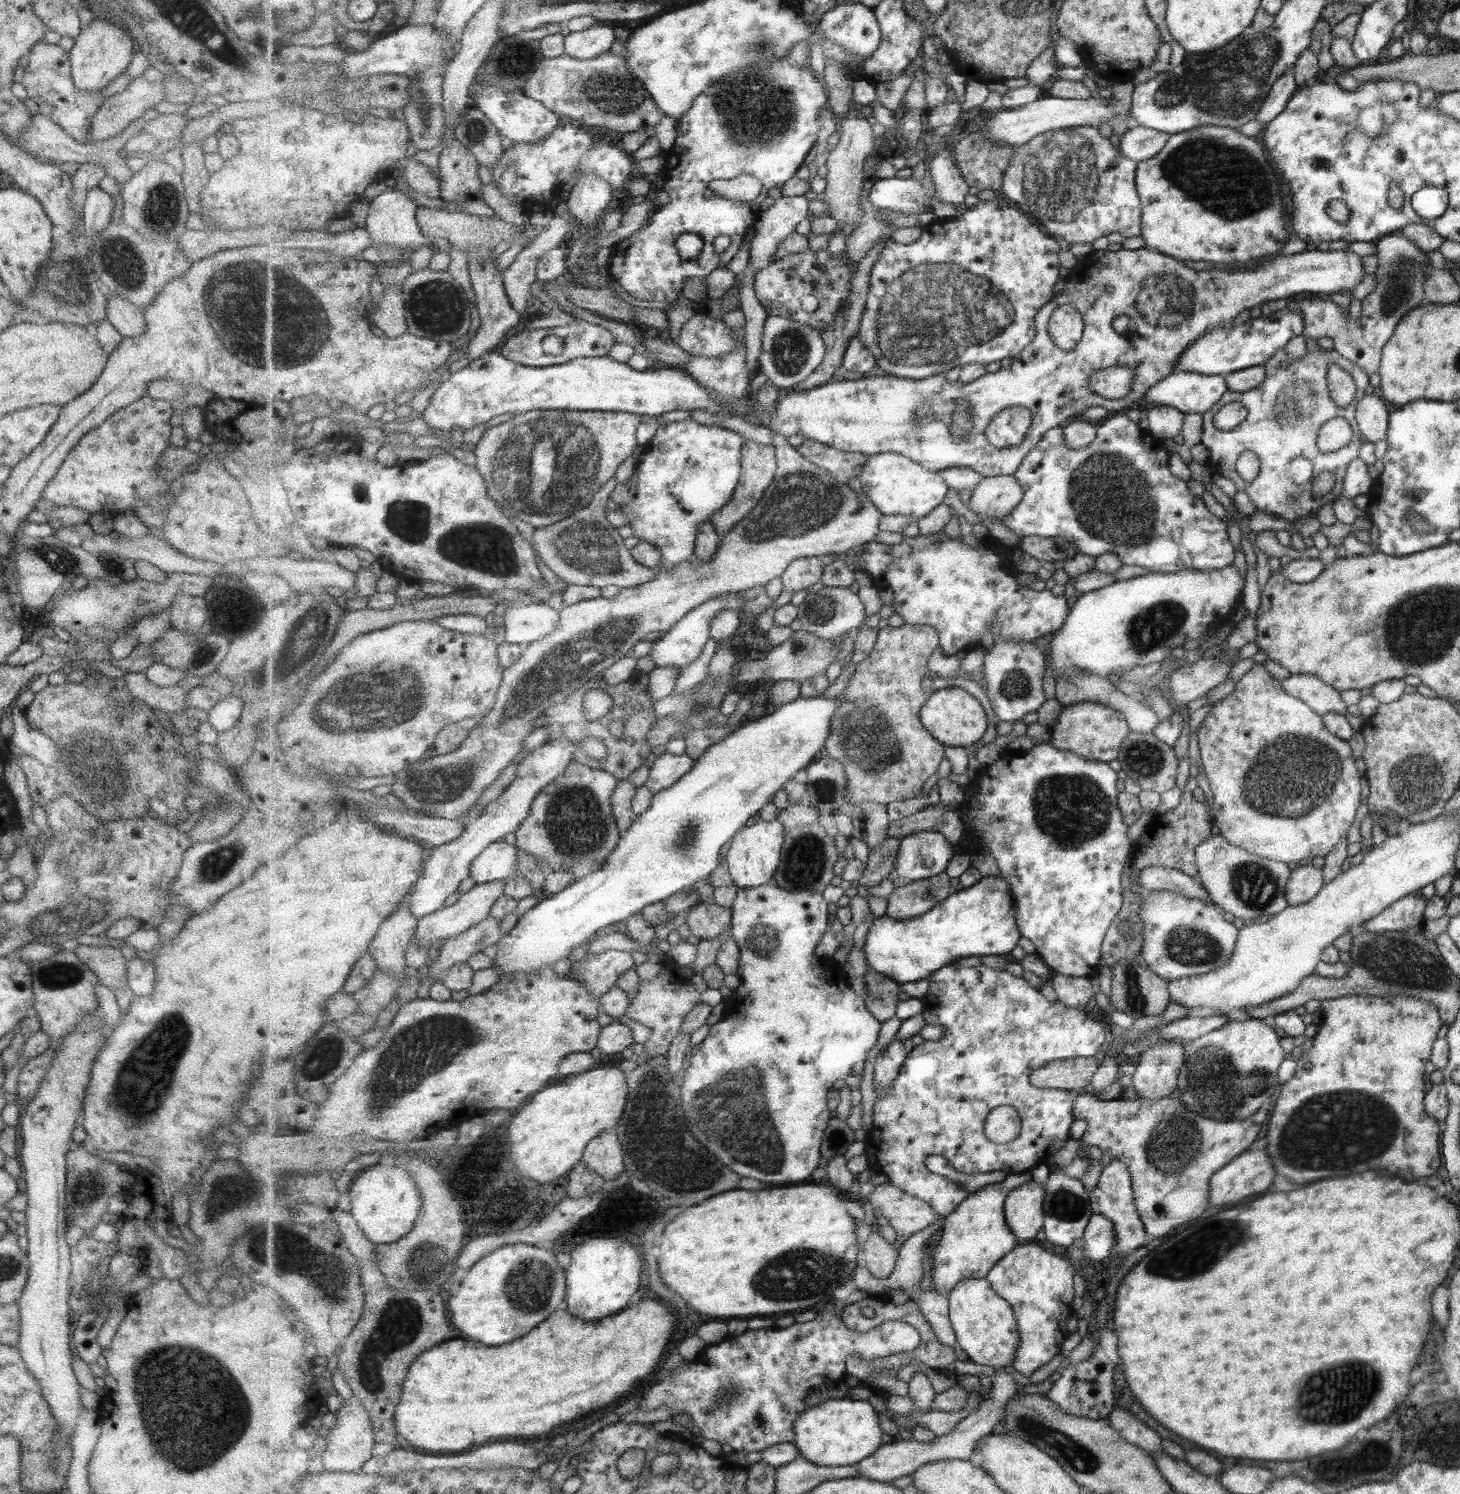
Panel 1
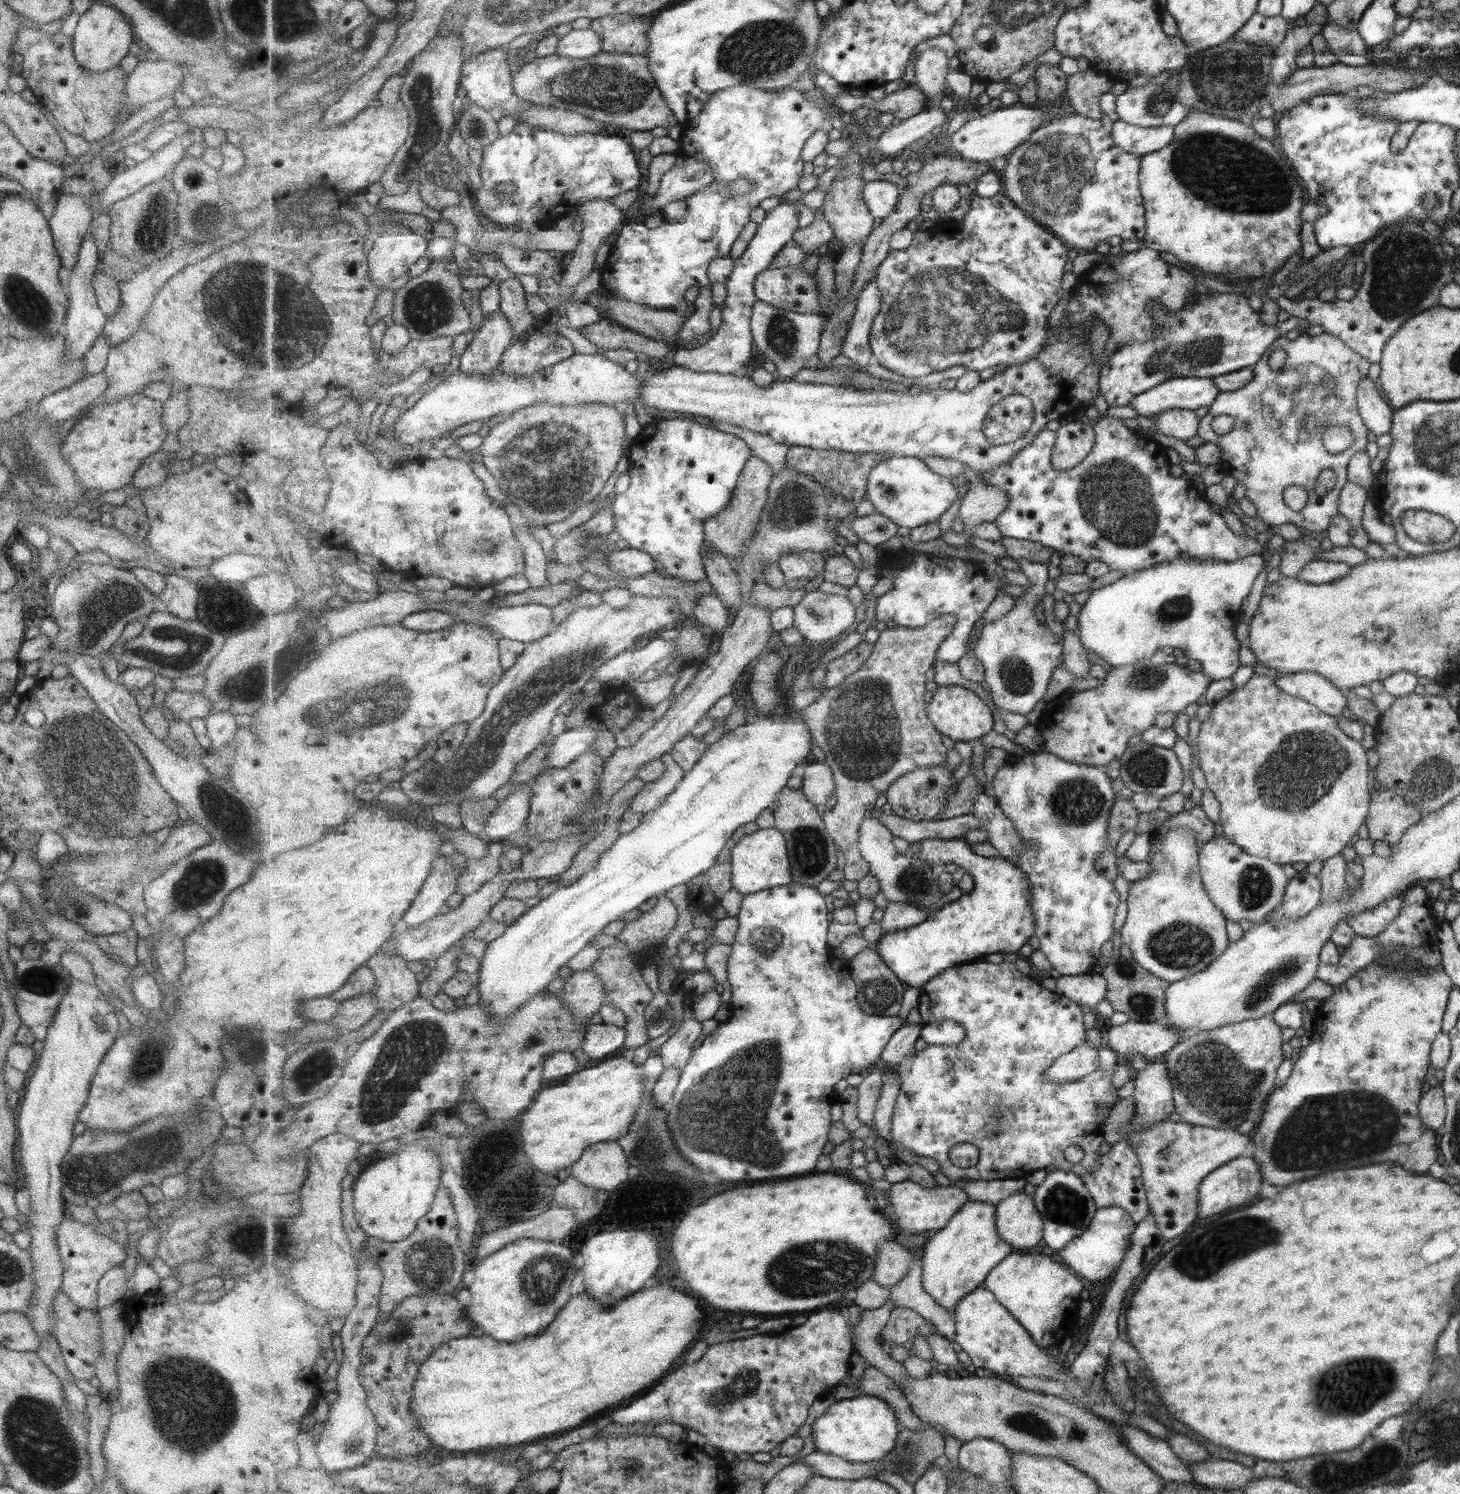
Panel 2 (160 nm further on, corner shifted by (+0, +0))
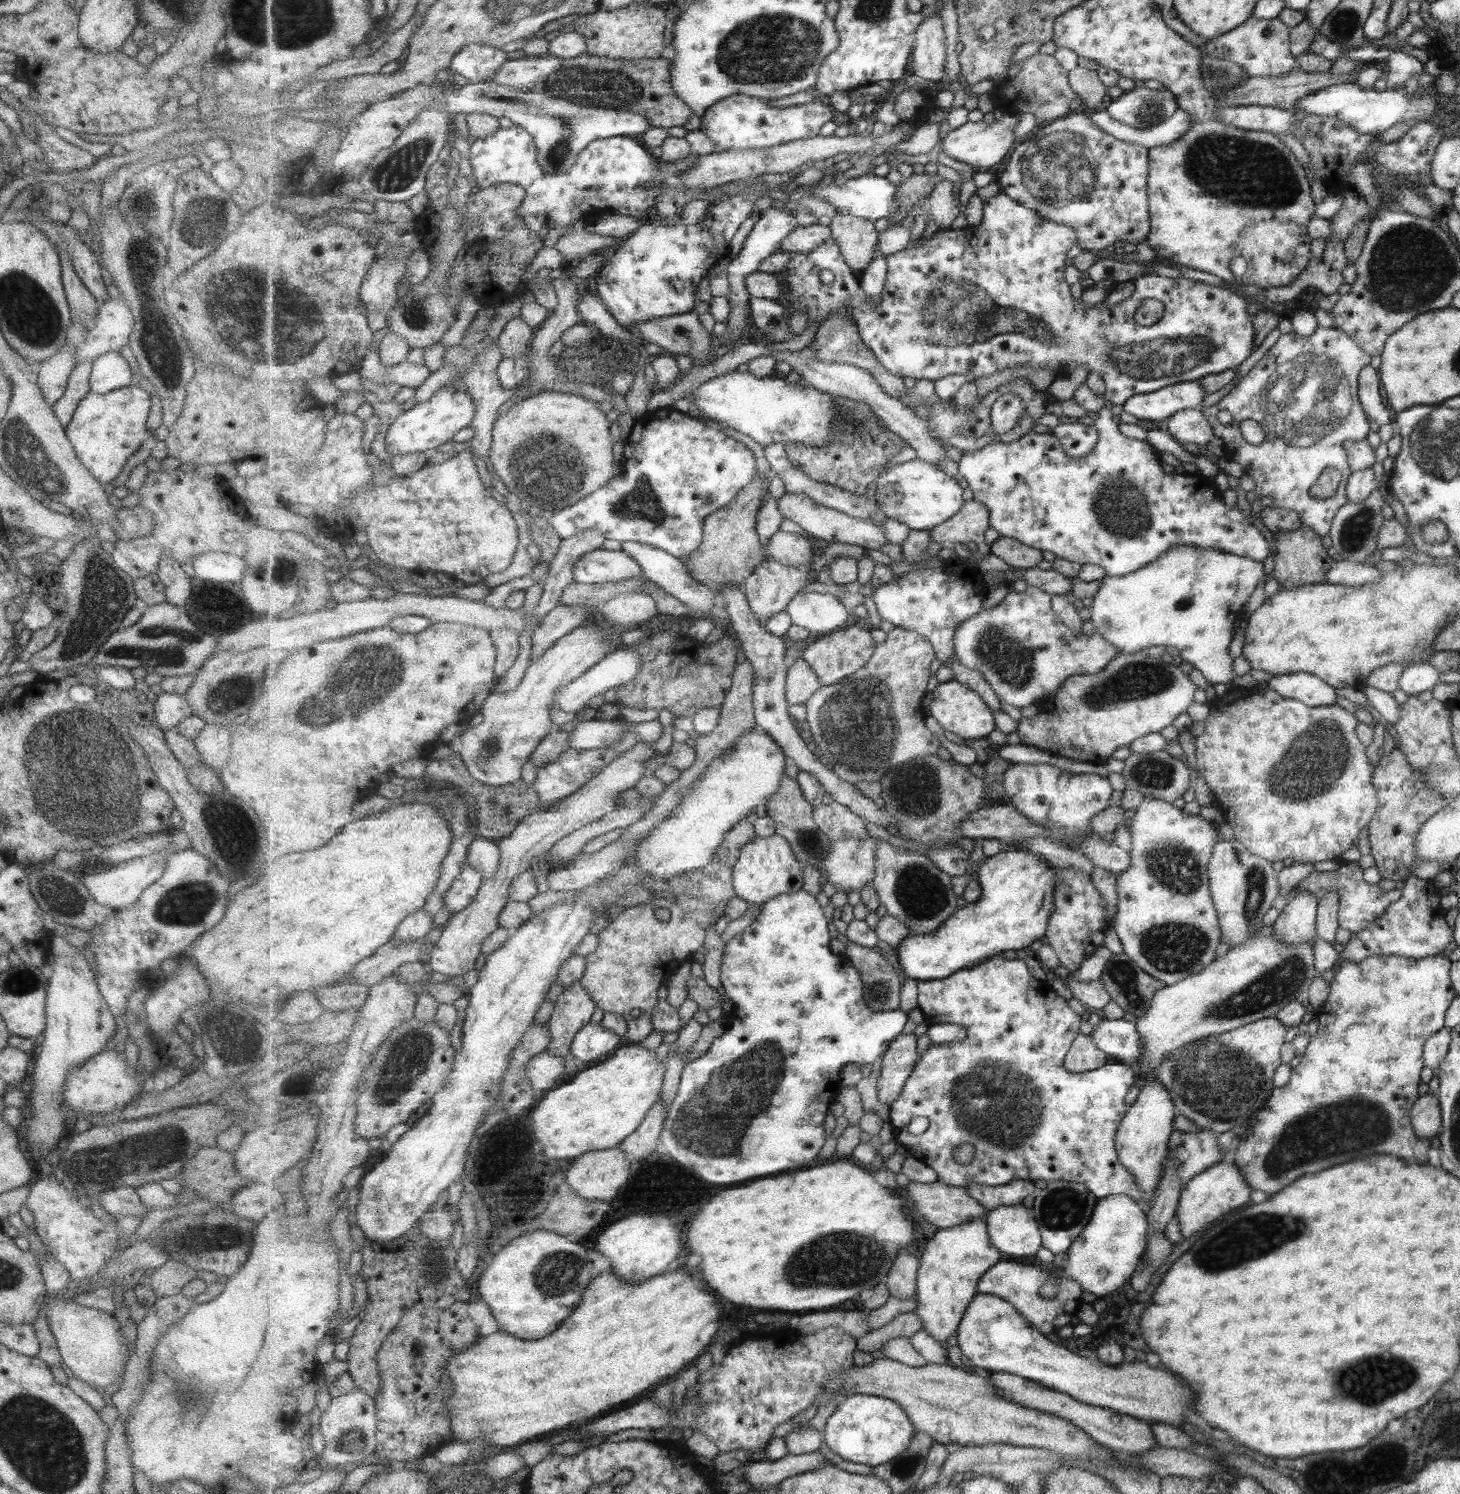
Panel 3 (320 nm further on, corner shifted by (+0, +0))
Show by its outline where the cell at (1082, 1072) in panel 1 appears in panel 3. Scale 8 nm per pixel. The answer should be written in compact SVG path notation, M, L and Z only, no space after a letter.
M1079 1034L1071 1044L1071 1049L1065 1058L1065 1067L1071 1072L1095 1070L1106 1064L1106 1055L1097 1049L1090 1036Z

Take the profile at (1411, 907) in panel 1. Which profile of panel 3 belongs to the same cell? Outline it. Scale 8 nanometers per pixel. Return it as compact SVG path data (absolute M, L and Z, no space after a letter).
M1340 861L1336 870L1323 872L1314 870L1309 872L1308 876L1297 882L1295 887L1288 894L1277 897L1276 900L1273 901L1272 908L1267 910L1264 917L1261 918L1262 926L1265 926L1265 928L1268 929L1276 921L1276 918L1280 916L1280 913L1284 910L1284 906L1287 905L1298 892L1303 891L1312 894L1317 901L1320 898L1323 898L1328 892L1333 891L1337 895L1339 903L1336 914L1338 928L1349 930L1349 932L1352 933L1366 929L1377 917L1380 917L1381 914L1384 913L1384 910L1388 908L1390 902L1393 902L1399 897L1398 892L1395 889L1384 892L1377 887L1376 883L1366 883L1362 879L1362 869L1359 867L1357 861Z

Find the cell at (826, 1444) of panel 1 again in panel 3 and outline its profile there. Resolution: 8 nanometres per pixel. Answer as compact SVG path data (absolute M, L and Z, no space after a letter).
M850 1394L826 1422L824 1442L845 1460L873 1467L891 1462L912 1444L917 1428L895 1399L870 1394Z

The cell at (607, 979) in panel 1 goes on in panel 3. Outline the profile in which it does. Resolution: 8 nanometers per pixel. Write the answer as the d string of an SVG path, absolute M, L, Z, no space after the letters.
M580 980L564 989L555 1003L551 1021L548 1023L549 1033L553 1038L547 1053L564 1060L571 1051L575 1036L590 1024L597 1005Z

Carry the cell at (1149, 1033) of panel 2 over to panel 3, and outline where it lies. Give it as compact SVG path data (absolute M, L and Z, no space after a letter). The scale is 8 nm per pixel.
M1100 1019L1090 1032L1097 1049L1125 1065L1136 1065L1141 1054L1141 1036L1137 1035L1135 1022Z

